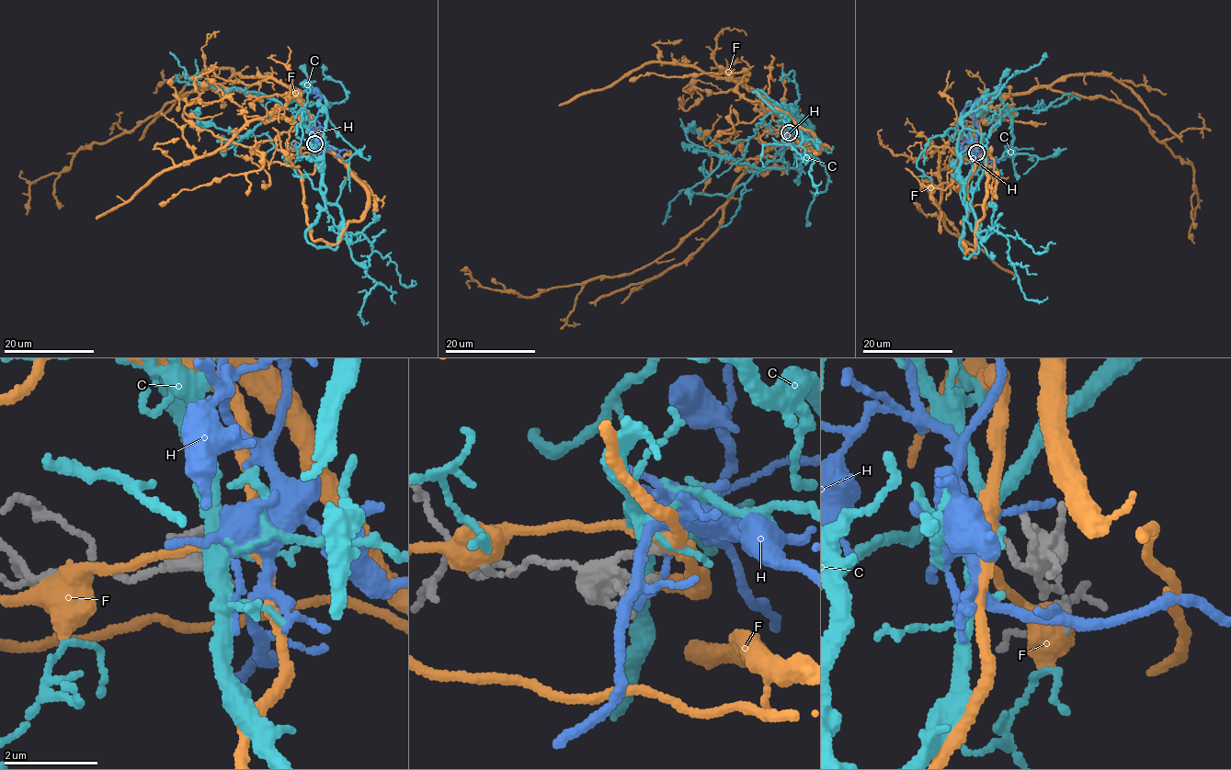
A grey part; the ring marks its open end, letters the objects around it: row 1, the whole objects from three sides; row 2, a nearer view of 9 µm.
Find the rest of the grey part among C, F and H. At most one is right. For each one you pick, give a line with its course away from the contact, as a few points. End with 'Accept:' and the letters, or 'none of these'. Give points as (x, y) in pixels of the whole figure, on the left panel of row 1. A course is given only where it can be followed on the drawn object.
Accept: none of these

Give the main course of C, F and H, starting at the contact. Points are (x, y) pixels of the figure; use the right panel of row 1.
C: (975, 154), (964, 178), (962, 118), (997, 95), (1010, 115), (1014, 156), (995, 160), (983, 147)
F: (975, 153), (971, 114), (981, 98), (1043, 86), (1116, 101), (1191, 164), (1198, 199), (1189, 238), (1194, 243)
H: (975, 152), (972, 151), (977, 129), (974, 103), (990, 97)

